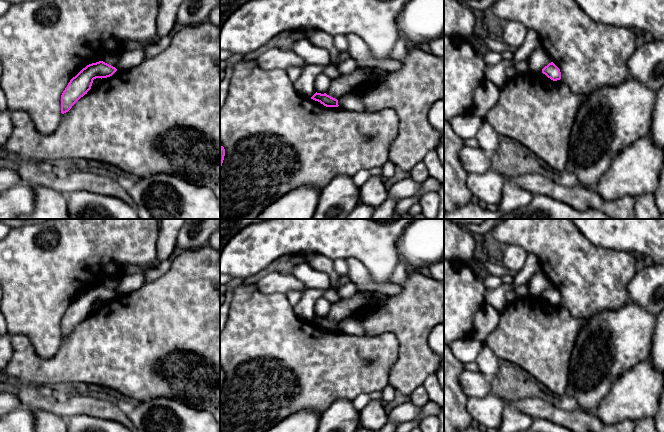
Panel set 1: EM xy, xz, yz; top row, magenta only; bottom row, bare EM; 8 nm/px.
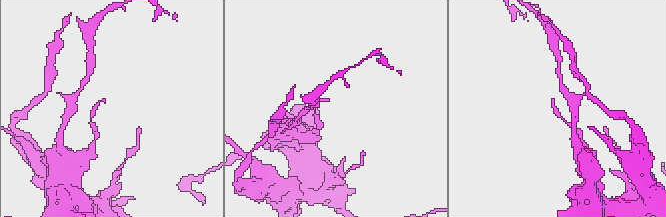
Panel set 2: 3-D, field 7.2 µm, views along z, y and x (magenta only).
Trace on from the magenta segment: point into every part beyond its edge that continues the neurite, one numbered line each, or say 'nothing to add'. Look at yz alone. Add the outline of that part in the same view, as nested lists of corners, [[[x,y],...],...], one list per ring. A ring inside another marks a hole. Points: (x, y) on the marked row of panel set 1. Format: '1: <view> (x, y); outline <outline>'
nothing to add

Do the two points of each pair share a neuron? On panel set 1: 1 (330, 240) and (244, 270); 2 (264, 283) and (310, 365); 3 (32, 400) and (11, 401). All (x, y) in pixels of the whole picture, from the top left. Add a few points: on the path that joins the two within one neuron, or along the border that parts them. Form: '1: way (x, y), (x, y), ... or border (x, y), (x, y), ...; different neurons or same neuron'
1: way (309, 241), (273, 241), (265, 249); same neuron
2: border (252, 284), (263, 293), (285, 294); different neurons
3: border (18, 395), (22, 406); different neurons

